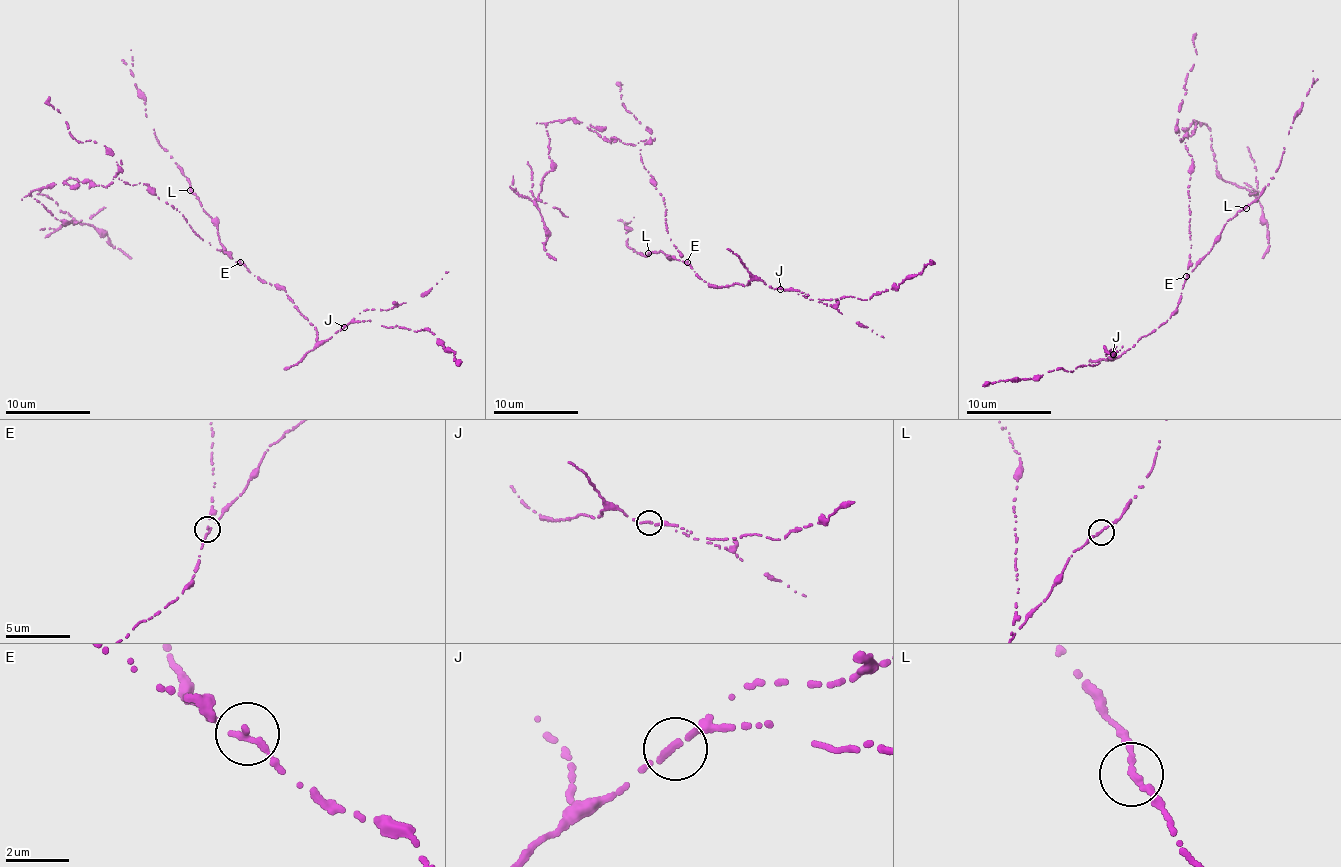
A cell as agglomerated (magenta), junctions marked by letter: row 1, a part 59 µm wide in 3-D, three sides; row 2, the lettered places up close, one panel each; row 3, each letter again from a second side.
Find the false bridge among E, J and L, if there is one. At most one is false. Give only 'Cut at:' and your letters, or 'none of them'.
Cut at: E

